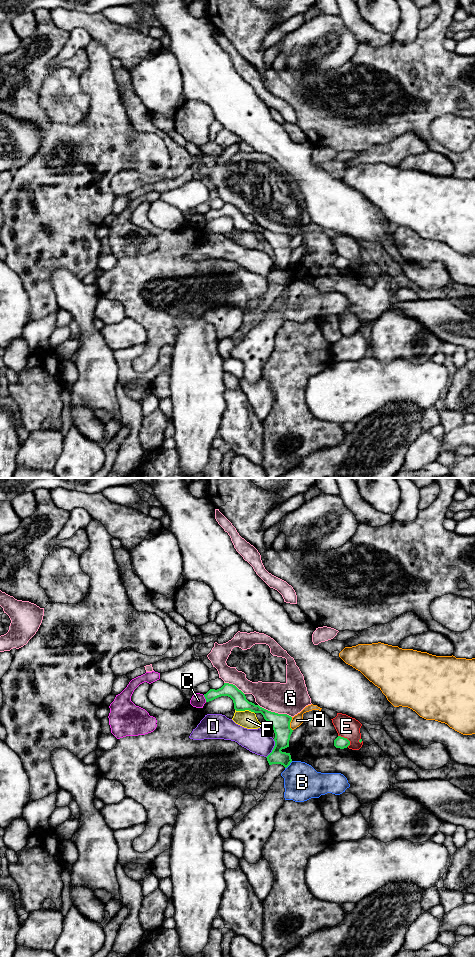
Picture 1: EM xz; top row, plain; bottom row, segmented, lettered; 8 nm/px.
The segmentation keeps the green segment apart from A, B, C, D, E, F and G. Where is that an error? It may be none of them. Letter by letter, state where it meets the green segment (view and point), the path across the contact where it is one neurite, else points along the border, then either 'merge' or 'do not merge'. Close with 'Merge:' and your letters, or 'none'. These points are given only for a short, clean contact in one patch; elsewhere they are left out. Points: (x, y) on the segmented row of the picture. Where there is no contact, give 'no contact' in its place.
A: xz (289, 724) | do not merge
B: xz (288, 765) | do not merge
C: xz (205, 698) | along xz (203, 695), (206, 701) | do not merge
D: xz (273, 748) | do not merge
E: xz (345, 738) | do not merge
F: xz (245, 709) | do not merge
G: xz (274, 712) | do not merge
Merge: none

